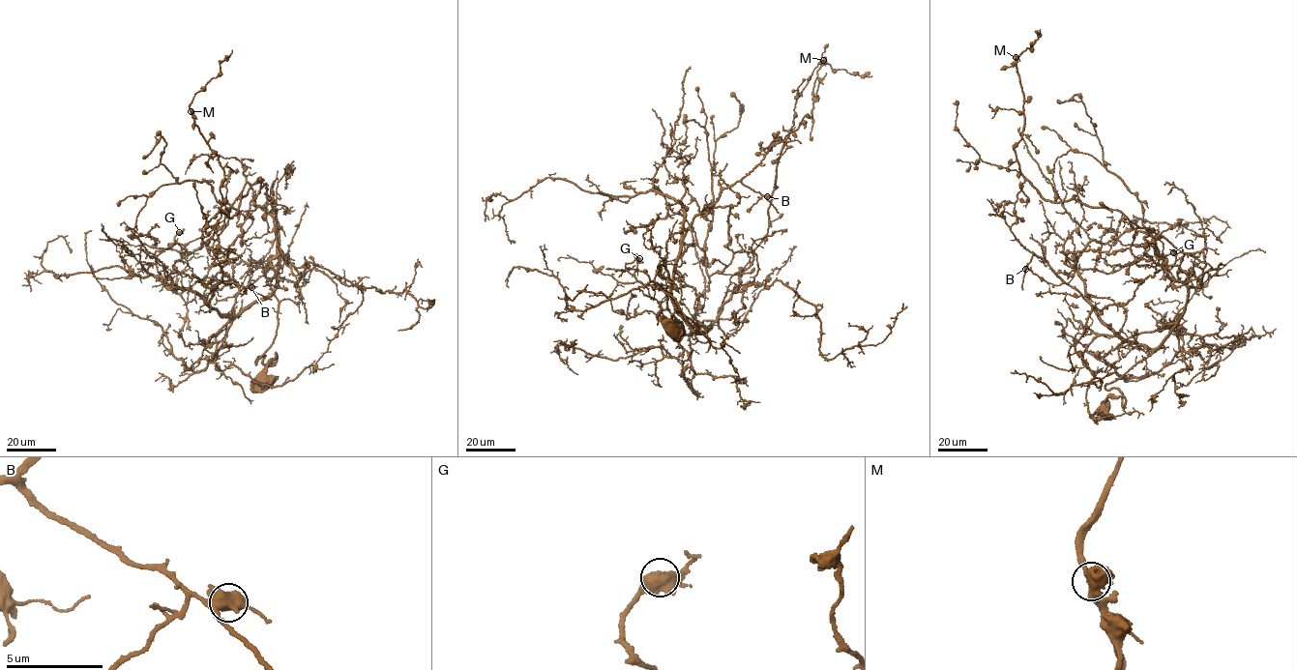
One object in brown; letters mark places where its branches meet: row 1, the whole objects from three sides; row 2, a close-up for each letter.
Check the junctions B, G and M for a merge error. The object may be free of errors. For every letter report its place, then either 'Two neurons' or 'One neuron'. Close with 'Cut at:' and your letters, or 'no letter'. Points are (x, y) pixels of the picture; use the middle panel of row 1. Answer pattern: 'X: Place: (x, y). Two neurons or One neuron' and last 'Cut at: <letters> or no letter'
B: Place: (767, 196). One neuron
G: Place: (639, 258). One neuron
M: Place: (823, 60). One neuron
Cut at: no letter

